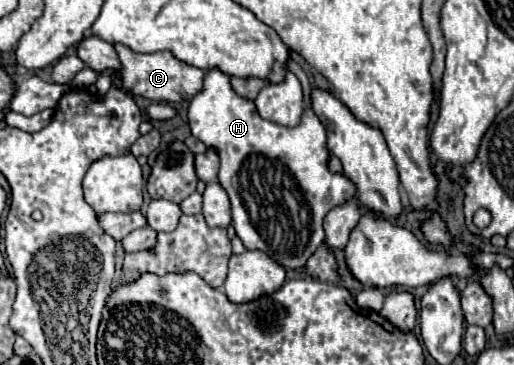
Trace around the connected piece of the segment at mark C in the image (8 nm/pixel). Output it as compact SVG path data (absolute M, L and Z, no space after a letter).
M124 44L114 46L120 62L122 62L122 88L134 96L144 96L156 102L182 104L190 102L204 88L204 72L196 66L188 66L172 56L172 52L154 52L154 54L138 54Z

